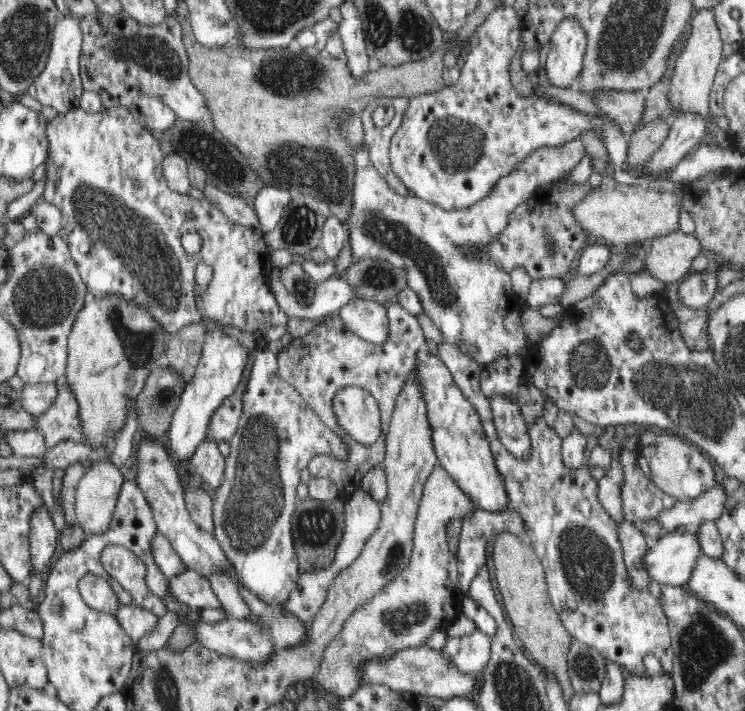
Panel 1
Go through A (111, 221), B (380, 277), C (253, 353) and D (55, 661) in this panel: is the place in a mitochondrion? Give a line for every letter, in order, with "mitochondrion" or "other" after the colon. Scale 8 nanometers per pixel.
A: mitochondrion
B: mitochondrion
C: other
D: other

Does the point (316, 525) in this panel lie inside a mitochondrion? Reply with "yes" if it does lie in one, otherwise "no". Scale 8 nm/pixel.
yes

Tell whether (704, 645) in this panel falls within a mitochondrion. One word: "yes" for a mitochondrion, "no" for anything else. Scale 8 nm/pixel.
yes

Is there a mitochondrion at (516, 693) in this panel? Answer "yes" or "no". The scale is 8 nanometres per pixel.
yes

